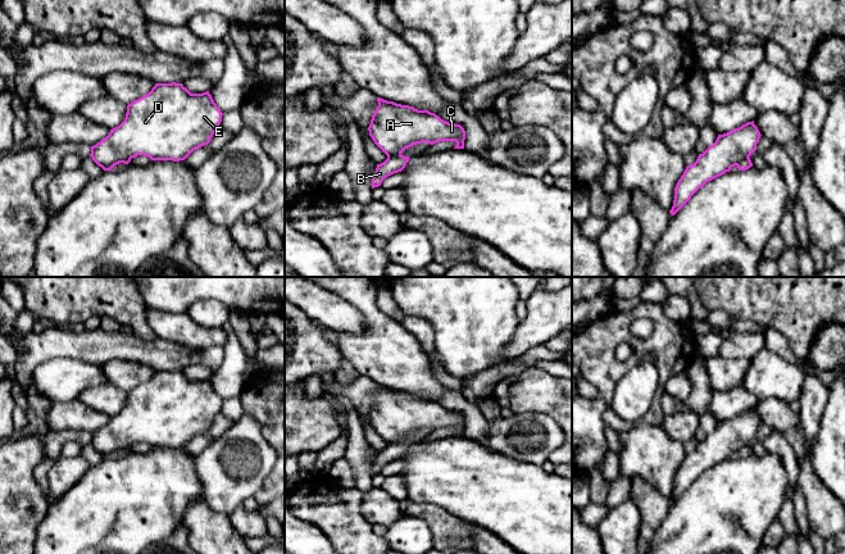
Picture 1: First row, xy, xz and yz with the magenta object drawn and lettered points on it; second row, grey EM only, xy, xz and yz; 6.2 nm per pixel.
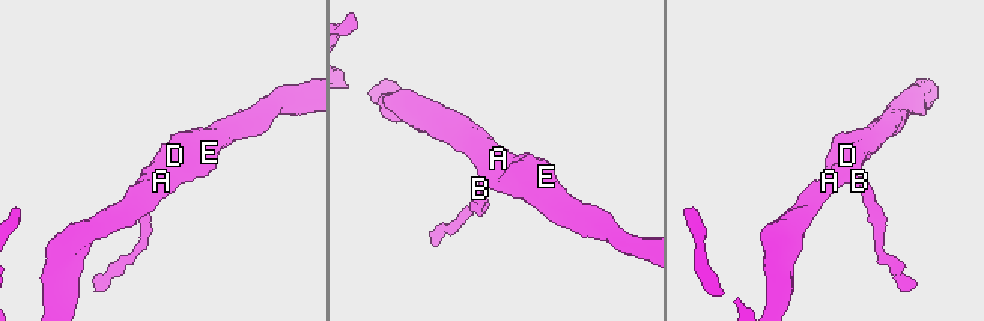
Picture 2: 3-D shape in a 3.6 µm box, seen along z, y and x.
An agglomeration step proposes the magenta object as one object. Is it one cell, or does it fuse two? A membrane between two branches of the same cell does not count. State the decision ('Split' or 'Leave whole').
Split

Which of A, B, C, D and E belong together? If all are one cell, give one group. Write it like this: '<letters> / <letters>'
A C D E / B

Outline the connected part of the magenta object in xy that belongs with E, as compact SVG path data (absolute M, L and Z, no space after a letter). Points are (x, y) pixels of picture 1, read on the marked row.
M155 83L151 91L127 105L124 121L96 145L91 146L90 156L101 167L114 167L119 163L128 164L137 155L149 156L151 160L185 160L194 150L208 145L222 122L223 113L214 103L209 91L191 94L182 83Z

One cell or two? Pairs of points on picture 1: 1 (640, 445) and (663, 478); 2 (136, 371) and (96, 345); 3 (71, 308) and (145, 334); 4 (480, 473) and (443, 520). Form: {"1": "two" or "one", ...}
{"1": "one", "2": "two", "3": "one", "4": "two"}

